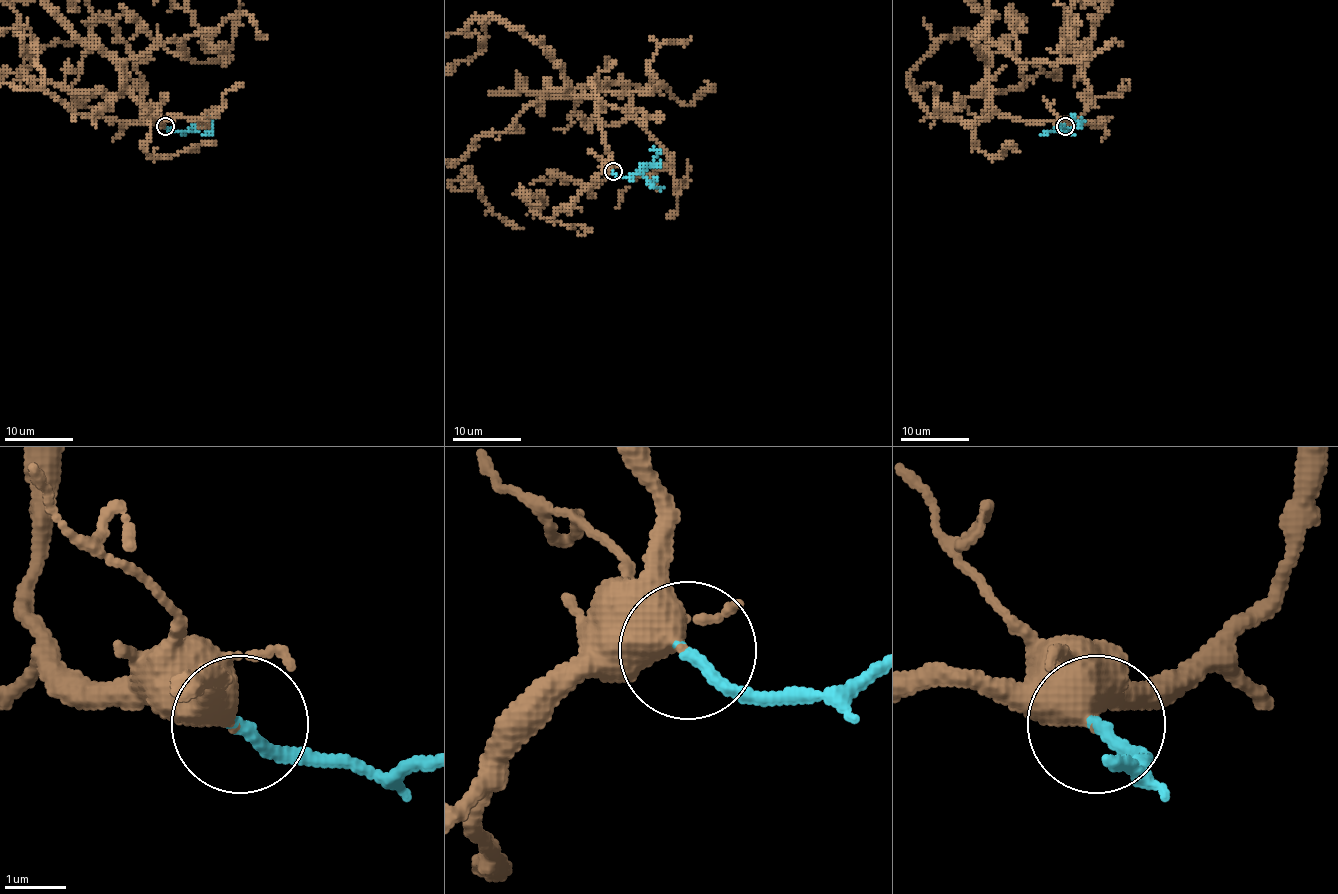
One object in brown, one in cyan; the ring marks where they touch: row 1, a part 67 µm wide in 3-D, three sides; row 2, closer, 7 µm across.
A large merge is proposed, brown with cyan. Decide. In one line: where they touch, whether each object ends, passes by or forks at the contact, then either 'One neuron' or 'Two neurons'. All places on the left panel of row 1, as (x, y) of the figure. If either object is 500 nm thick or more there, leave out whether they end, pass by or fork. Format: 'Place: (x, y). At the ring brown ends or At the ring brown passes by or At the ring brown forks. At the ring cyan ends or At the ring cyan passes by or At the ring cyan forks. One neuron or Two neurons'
Place: (165, 126). At the ring brown passes by. At the ring cyan ends. One neuron

